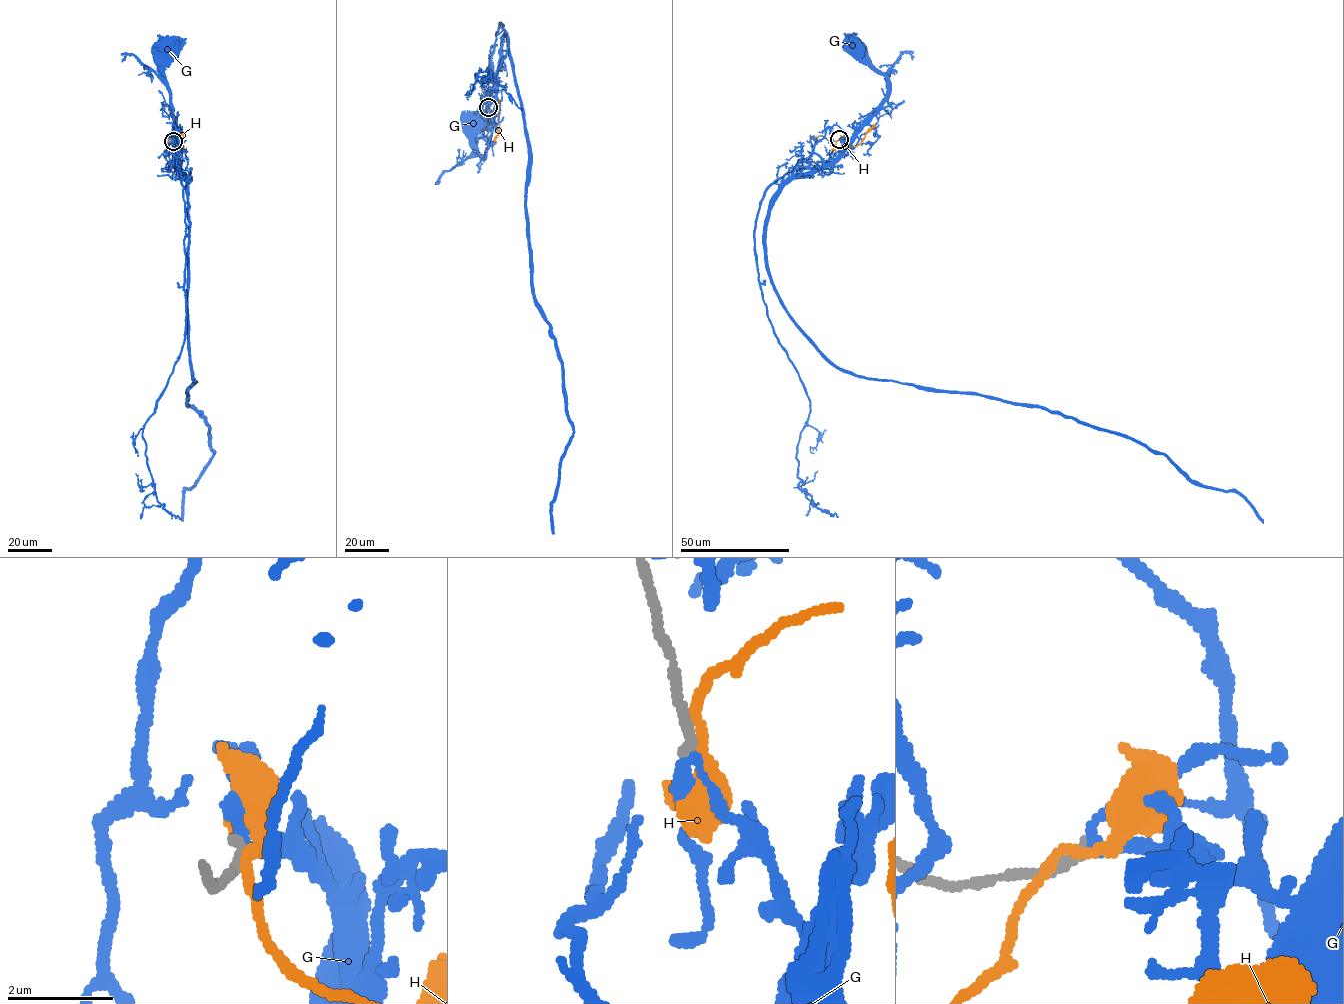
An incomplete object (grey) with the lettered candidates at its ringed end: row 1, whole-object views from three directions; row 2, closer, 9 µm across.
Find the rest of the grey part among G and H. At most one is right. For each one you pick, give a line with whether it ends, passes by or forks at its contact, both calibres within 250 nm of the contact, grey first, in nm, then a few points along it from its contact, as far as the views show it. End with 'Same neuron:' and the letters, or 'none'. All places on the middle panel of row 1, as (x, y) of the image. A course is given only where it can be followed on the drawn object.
Same neuron: none

